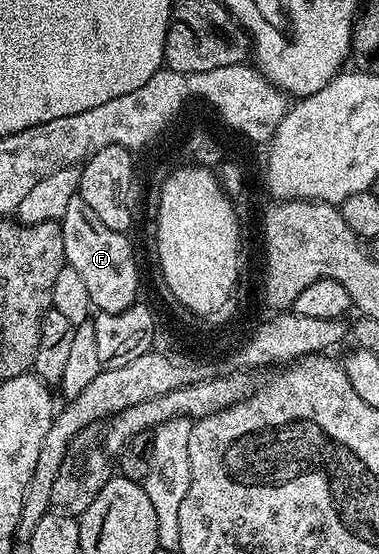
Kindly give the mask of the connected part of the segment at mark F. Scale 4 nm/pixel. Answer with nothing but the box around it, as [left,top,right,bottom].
[59,196,140,312]

